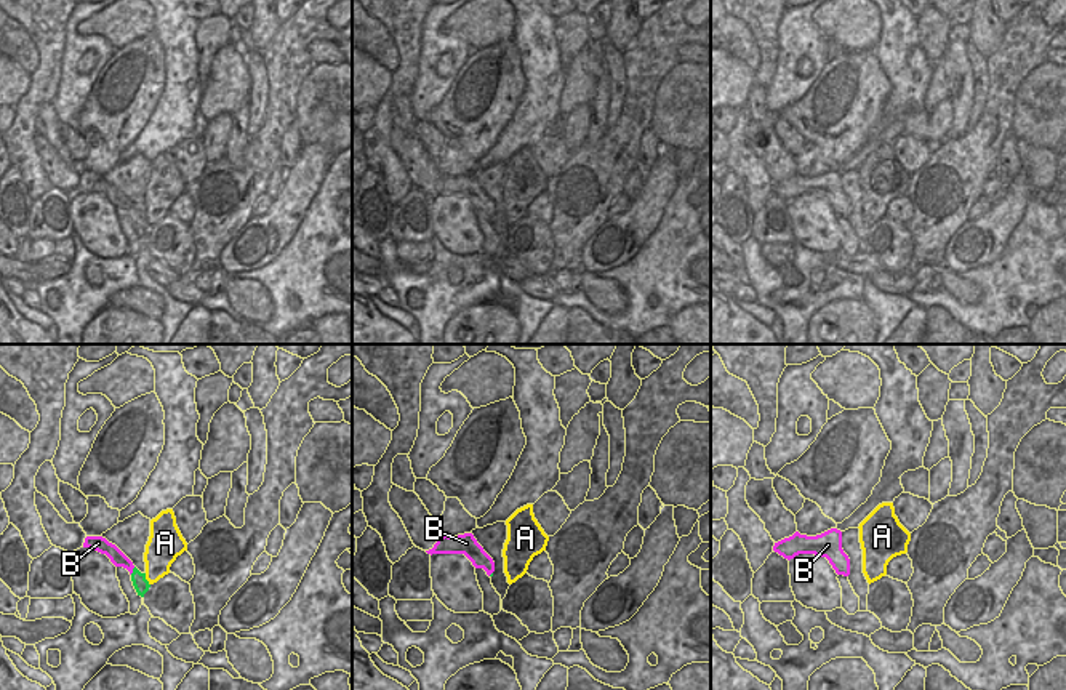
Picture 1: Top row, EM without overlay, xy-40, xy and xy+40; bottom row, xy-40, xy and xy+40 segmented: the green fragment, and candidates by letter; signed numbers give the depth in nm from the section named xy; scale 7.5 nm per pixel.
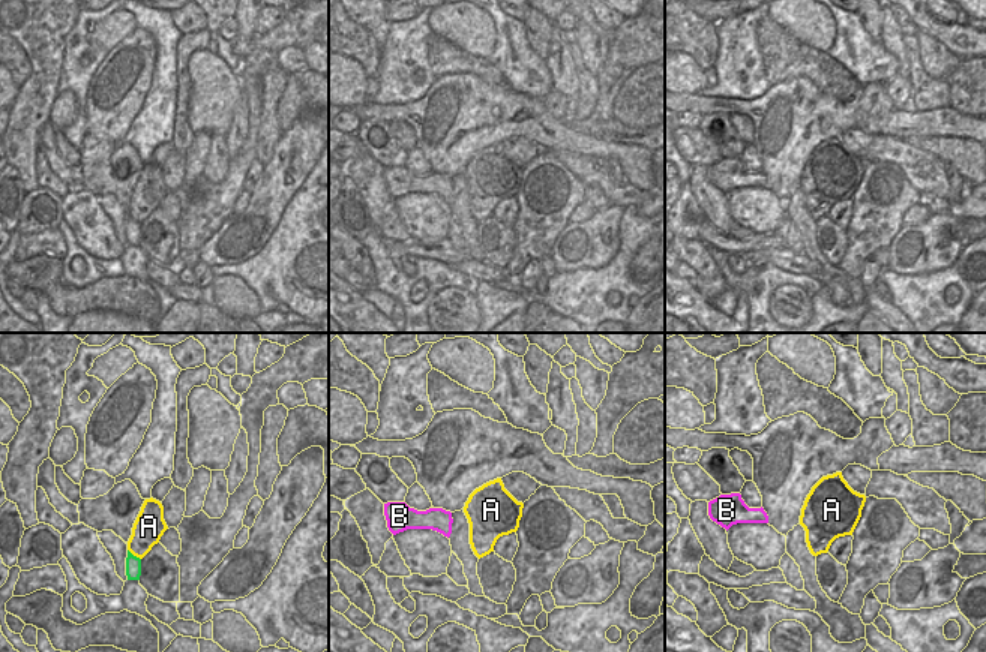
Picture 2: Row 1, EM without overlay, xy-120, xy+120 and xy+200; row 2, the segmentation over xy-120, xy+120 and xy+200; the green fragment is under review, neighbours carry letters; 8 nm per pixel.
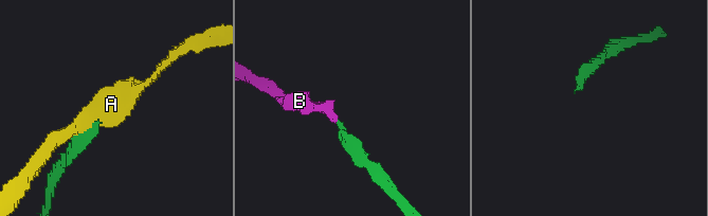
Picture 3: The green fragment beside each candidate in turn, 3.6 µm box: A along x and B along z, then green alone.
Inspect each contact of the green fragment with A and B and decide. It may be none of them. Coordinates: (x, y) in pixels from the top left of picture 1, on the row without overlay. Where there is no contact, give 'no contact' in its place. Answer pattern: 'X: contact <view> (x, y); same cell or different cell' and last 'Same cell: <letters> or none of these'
A: contact xy-40 (146, 221); different cell
B: contact xy-40 (133, 212); same cell
Same cell: B

